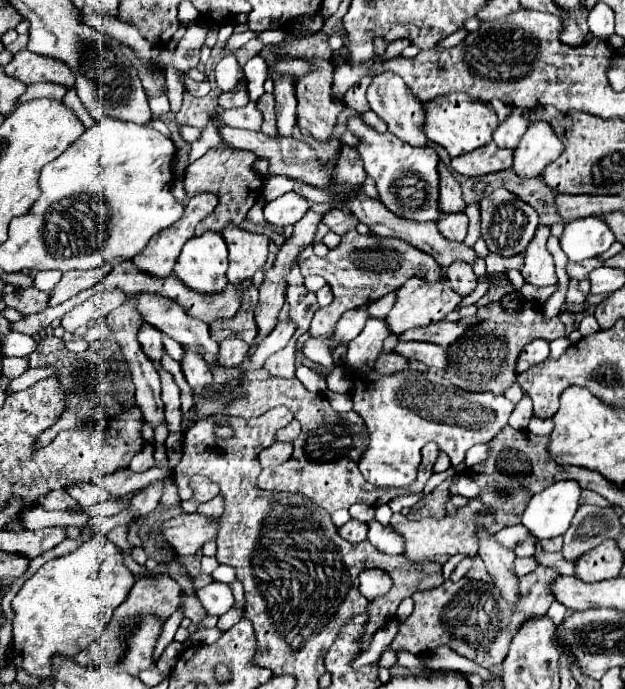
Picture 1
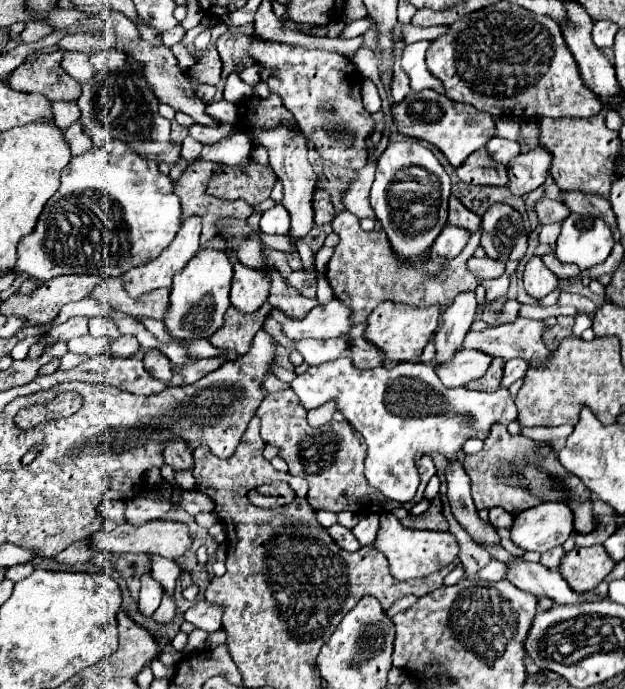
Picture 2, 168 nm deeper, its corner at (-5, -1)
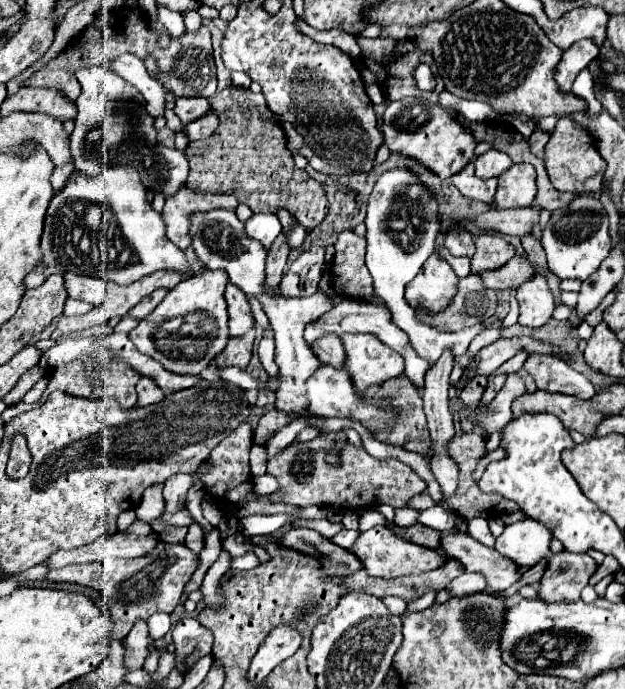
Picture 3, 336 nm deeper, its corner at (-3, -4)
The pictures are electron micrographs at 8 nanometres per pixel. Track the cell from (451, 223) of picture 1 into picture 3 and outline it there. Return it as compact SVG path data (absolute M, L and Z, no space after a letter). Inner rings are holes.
M436 252L426 260L420 274L406 286L406 300L414 308L426 308L430 312L444 310L456 294L458 278L452 266Z

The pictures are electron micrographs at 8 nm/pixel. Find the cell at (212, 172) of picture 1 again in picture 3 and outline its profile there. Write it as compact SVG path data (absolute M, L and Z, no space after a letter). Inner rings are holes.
M180 186L172 196L166 198L166 206L162 216L166 218L168 238L182 250L192 246L190 236L190 218L196 212L210 212L210 210L236 210L238 200L232 194L202 194L192 192L186 186Z

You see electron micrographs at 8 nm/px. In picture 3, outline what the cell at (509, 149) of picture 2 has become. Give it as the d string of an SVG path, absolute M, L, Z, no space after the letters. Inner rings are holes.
M488 150L480 154L474 164L478 178L492 178L492 176L500 176L506 168L510 168L512 160L500 150Z

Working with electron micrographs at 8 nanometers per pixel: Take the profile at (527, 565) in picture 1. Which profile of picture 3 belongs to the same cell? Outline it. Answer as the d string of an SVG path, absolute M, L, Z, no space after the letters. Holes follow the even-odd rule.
M466 572L458 578L454 578L454 582L450 582L448 590L452 592L452 596L466 596L466 594L474 594L474 592L482 592L486 588L486 578L484 574L478 572Z

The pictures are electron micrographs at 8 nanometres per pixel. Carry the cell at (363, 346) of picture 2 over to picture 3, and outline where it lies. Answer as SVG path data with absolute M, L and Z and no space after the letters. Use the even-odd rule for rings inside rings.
M332 334L326 338L318 338L318 342L312 344L312 350L314 350L314 354L318 354L318 360L322 364L330 364L330 366L338 366L338 368L346 366L344 344L340 338L334 338Z

